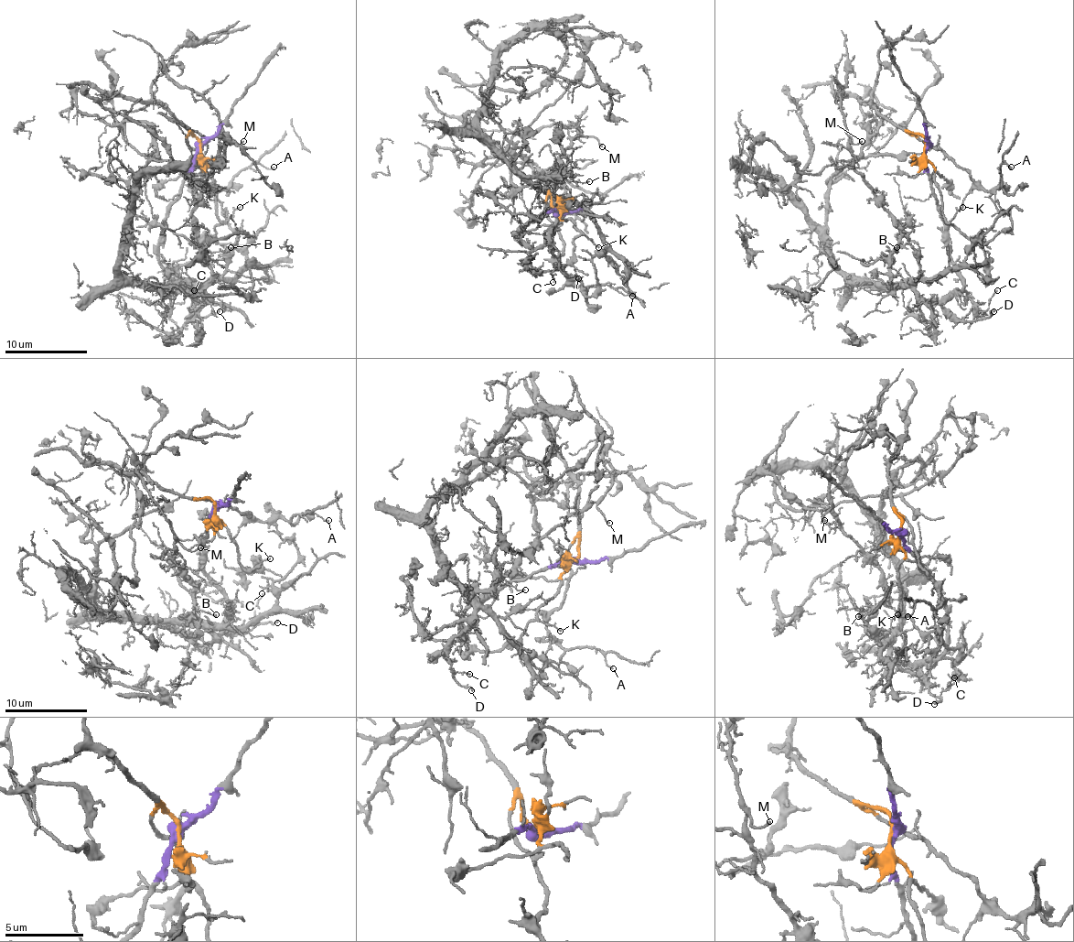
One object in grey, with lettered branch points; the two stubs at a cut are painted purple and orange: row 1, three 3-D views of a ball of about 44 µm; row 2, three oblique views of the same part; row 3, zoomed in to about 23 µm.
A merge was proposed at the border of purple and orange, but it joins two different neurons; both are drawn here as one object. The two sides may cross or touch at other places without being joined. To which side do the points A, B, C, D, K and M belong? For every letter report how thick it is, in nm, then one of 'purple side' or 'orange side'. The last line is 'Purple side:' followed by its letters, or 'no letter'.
A: calibre 120 nm; orange side
B: calibre 100 nm; purple side
C: calibre 110 nm; purple side
D: calibre 140 nm; purple side
K: calibre 130 nm; orange side
M: calibre 130 nm; purple side
Purple side: B, C, D, M

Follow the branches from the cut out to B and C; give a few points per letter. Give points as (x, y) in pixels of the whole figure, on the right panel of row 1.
B: (926, 145), (926, 173), (944, 221), (950, 265), (963, 283), (939, 299), (895, 287), (888, 279), (896, 248)
C: (926, 145), (926, 173), (944, 221), (950, 265), (963, 285), (942, 308), (961, 320), (978, 320), (996, 289)

